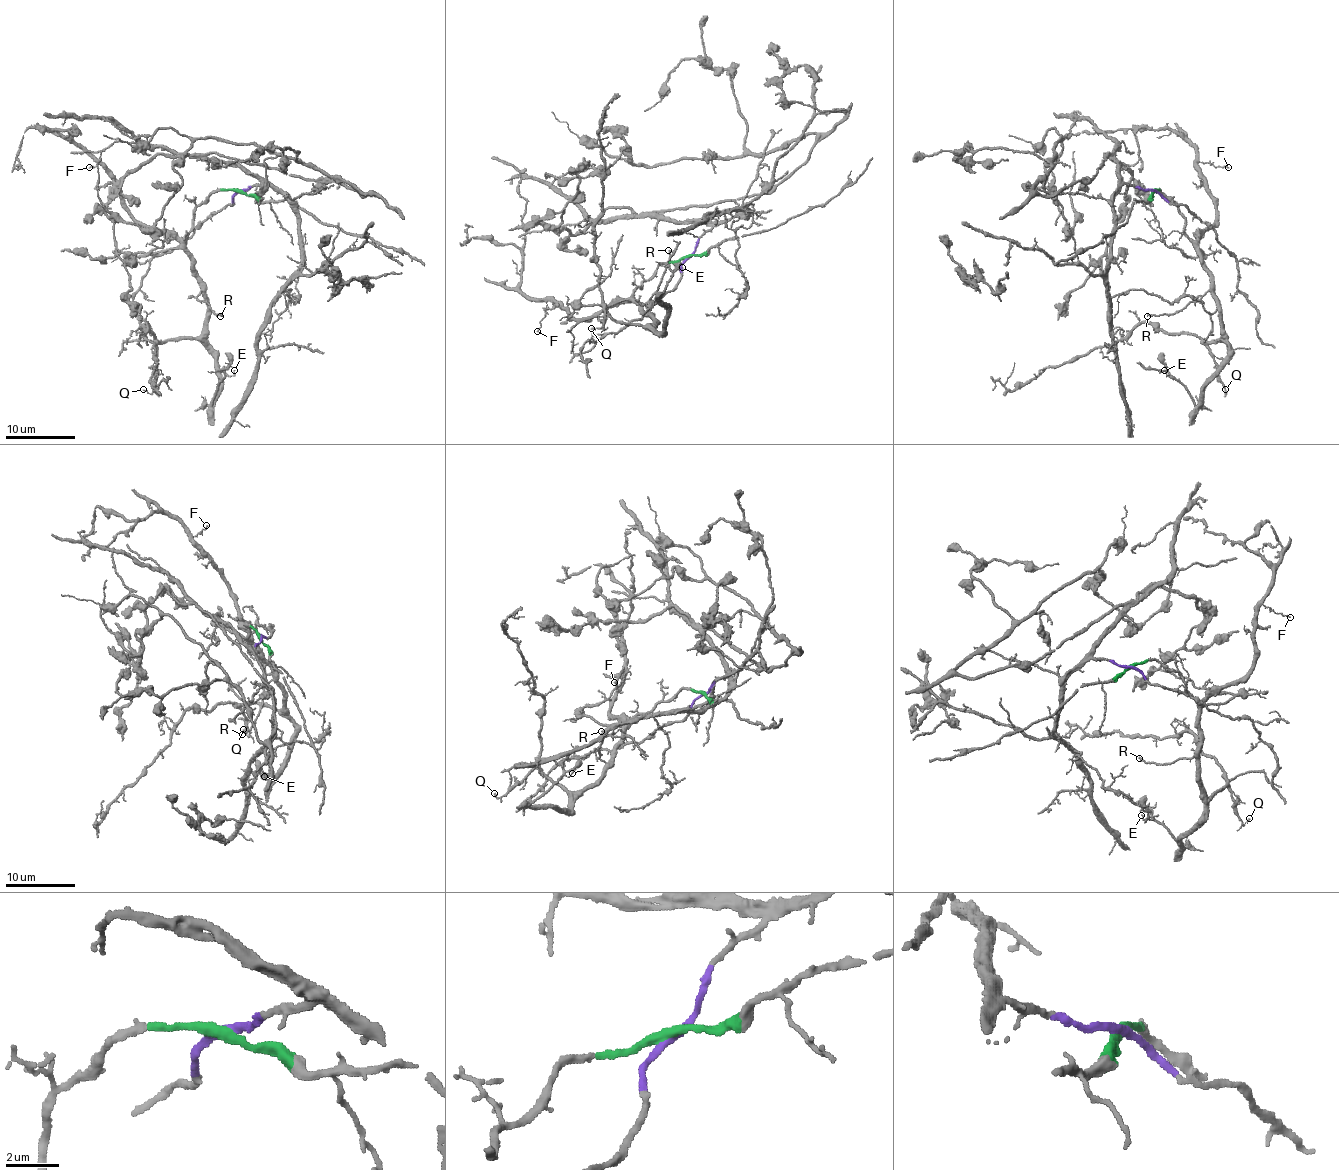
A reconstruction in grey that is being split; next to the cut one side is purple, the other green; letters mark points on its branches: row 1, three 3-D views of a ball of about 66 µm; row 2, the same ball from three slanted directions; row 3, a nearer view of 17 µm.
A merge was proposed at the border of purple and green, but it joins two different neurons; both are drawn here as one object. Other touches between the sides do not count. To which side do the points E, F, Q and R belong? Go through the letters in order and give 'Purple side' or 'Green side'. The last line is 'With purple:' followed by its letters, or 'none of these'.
E: Green side
F: Green side
Q: Green side
R: Green side
With purple: none of these

